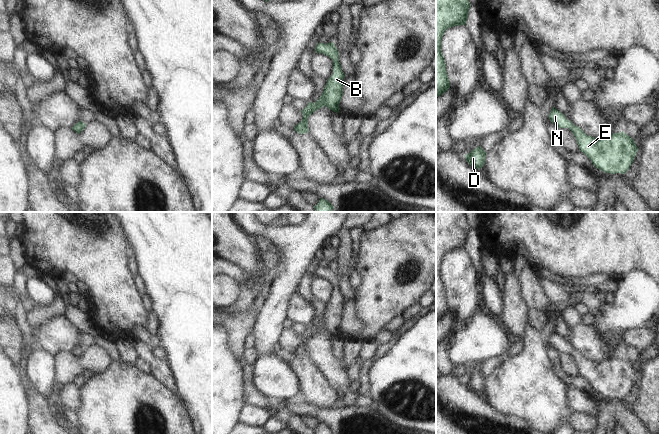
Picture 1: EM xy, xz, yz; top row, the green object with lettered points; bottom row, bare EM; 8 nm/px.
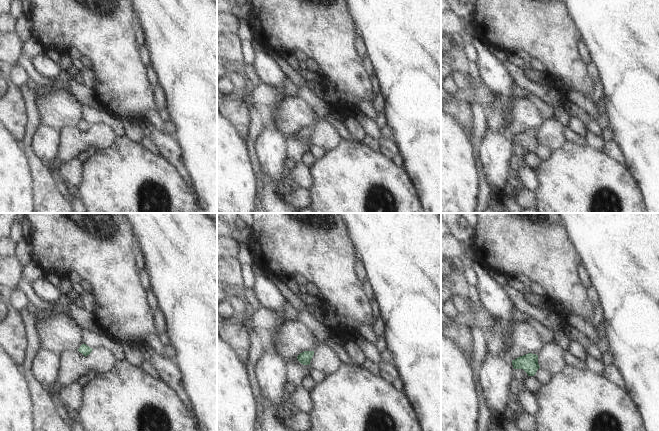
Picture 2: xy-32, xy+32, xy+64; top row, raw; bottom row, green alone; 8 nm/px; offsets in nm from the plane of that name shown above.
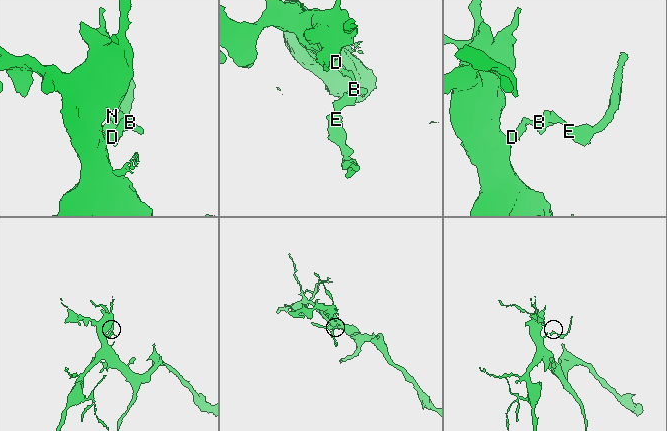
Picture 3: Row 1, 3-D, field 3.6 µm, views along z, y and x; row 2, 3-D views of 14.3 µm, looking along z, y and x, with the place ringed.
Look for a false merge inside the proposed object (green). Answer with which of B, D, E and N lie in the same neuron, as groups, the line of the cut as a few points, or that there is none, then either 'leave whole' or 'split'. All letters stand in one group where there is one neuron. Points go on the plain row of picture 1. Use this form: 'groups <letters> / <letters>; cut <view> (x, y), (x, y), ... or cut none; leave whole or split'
groups B D E N; cut none; leave whole

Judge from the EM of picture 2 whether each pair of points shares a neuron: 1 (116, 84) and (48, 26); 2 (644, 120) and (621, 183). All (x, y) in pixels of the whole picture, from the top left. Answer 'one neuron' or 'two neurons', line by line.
1: one neuron
2: two neurons

